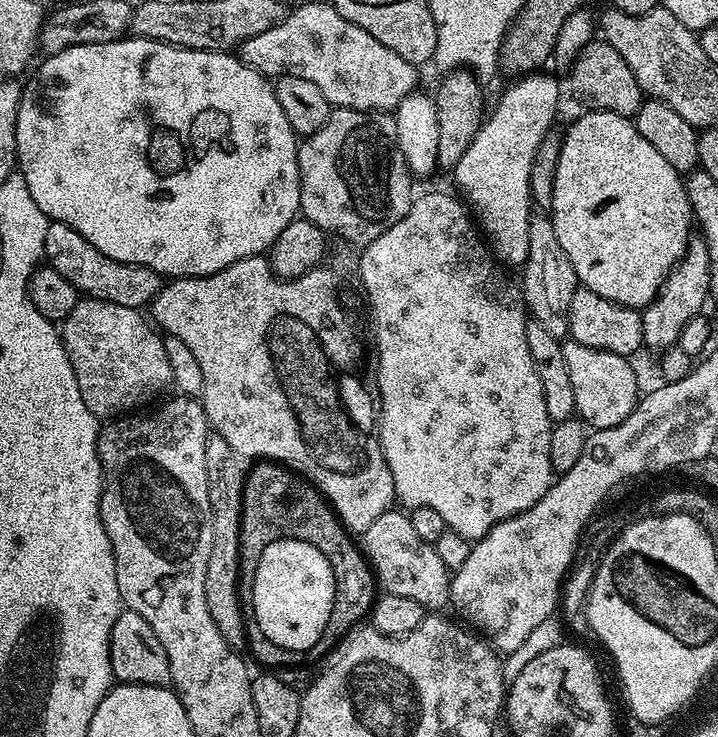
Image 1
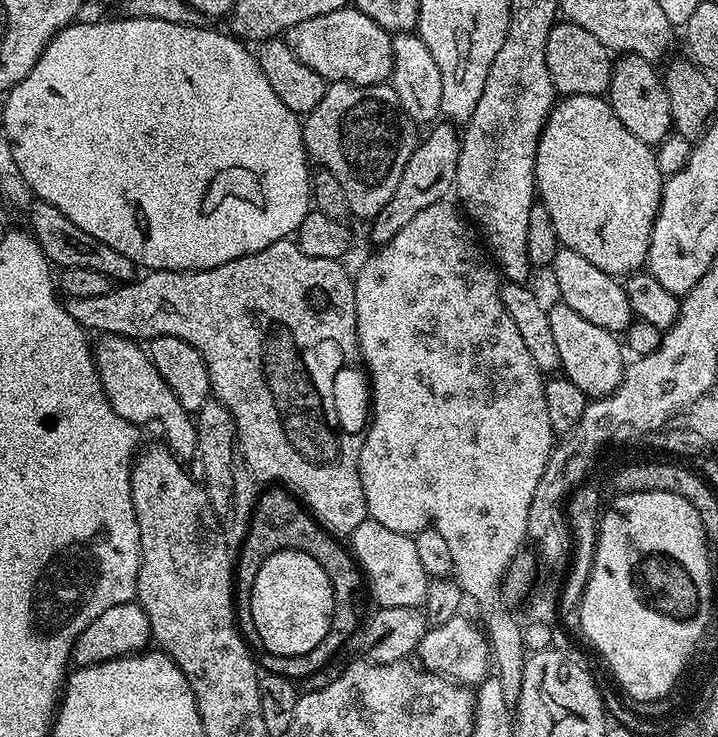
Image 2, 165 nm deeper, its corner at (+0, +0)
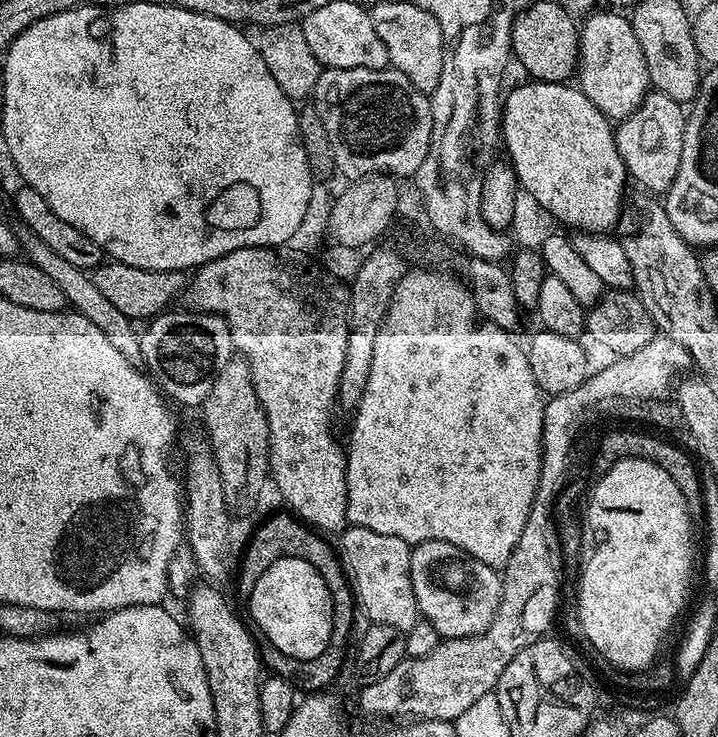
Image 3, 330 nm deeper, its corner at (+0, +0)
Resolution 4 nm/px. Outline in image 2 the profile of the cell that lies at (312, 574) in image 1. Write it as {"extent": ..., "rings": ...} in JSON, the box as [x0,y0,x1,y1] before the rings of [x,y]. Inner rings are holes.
{"extent":[250,550,333,656],"rings":[[[298,550],[270,554],[270,558],[262,562],[250,594],[256,640],[269,656],[306,654],[326,638],[333,606],[330,578],[326,578],[326,570],[322,570],[310,554]]]}

